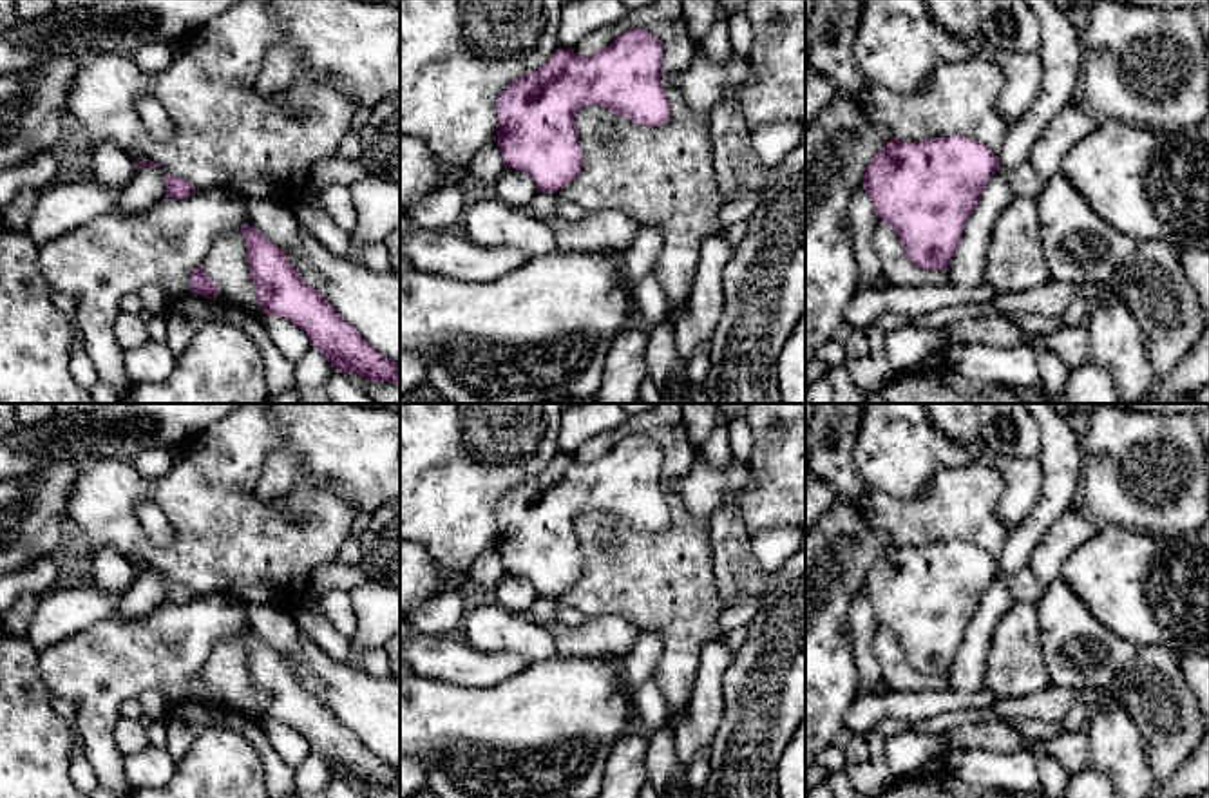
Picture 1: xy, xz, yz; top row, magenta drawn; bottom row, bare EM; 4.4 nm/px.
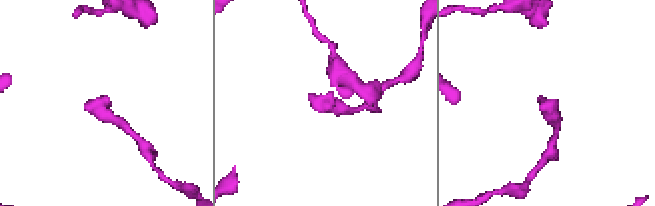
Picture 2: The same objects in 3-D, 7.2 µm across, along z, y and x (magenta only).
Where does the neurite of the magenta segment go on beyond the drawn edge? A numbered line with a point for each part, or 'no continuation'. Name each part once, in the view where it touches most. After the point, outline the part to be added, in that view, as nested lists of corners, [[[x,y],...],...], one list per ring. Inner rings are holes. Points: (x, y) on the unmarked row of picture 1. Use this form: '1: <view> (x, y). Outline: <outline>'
no continuation

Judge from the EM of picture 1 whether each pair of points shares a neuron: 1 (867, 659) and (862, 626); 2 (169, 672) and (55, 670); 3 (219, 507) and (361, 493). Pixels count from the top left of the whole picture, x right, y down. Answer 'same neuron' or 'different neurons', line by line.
1: same neuron
2: same neuron
3: different neurons

